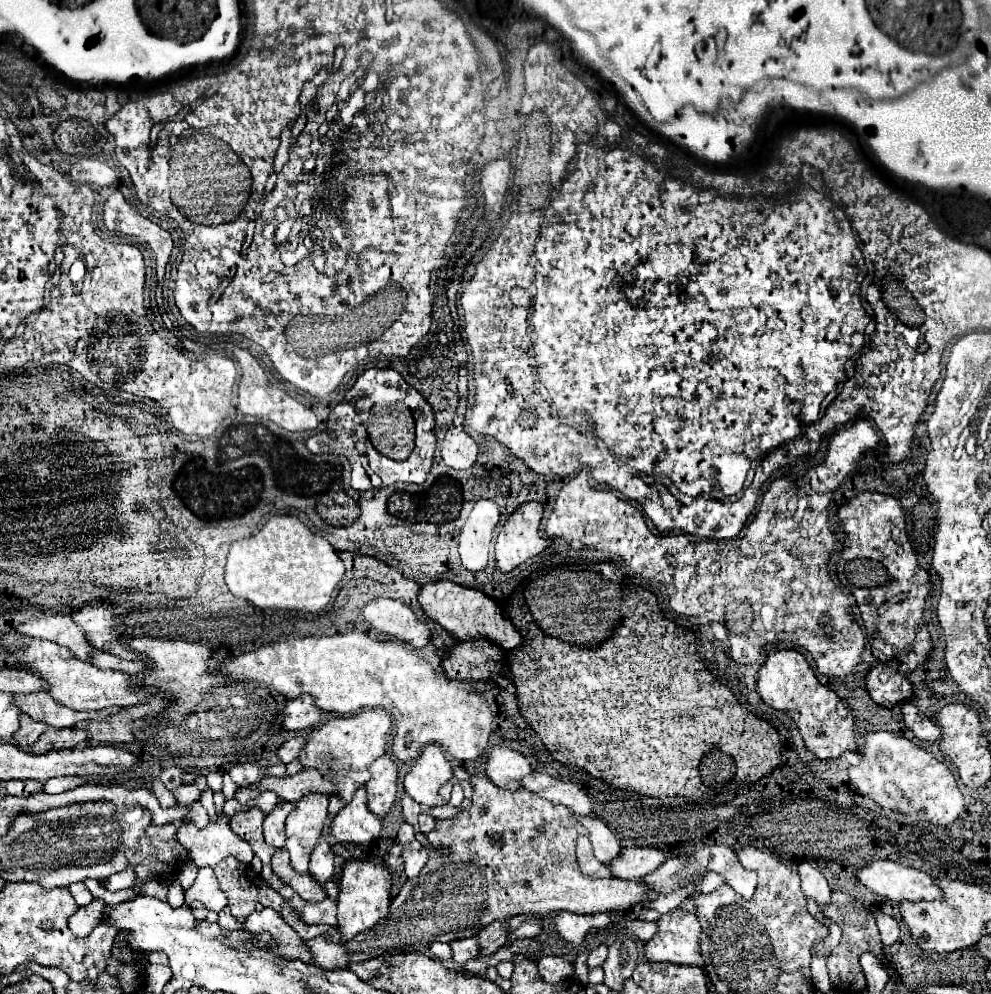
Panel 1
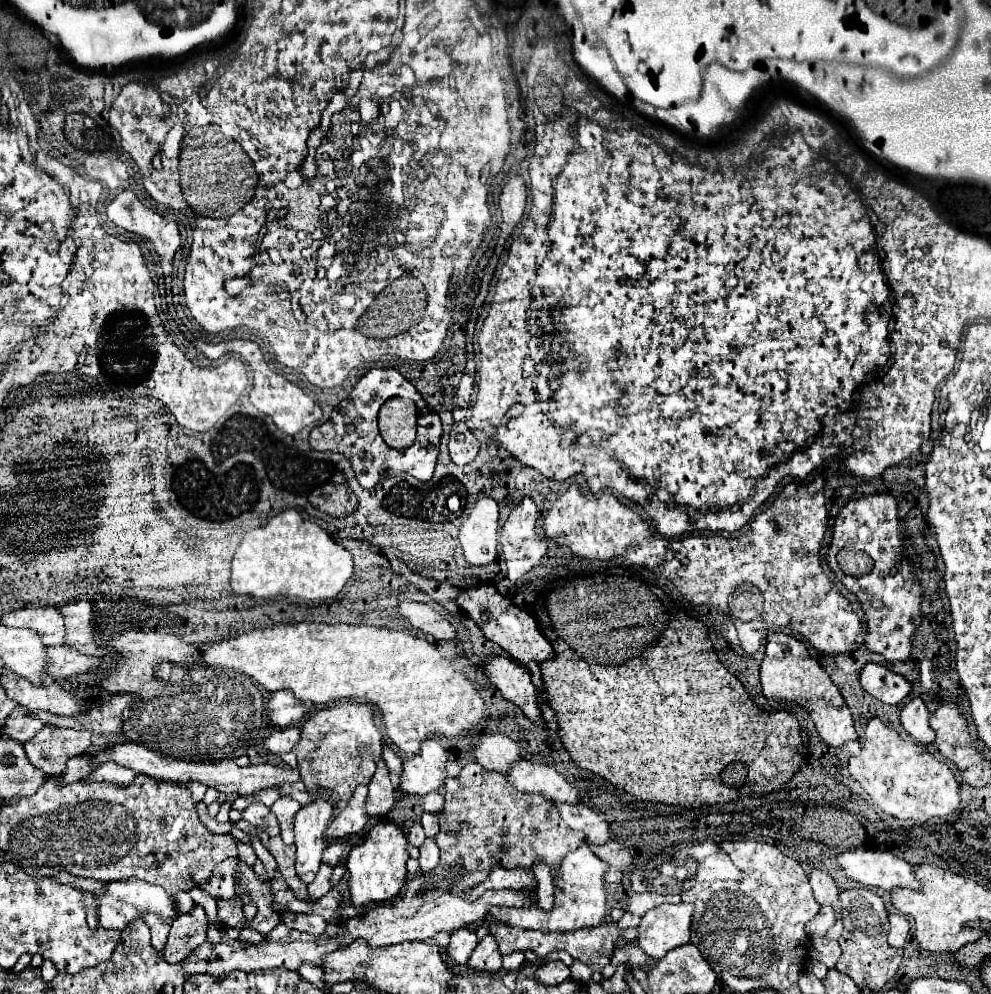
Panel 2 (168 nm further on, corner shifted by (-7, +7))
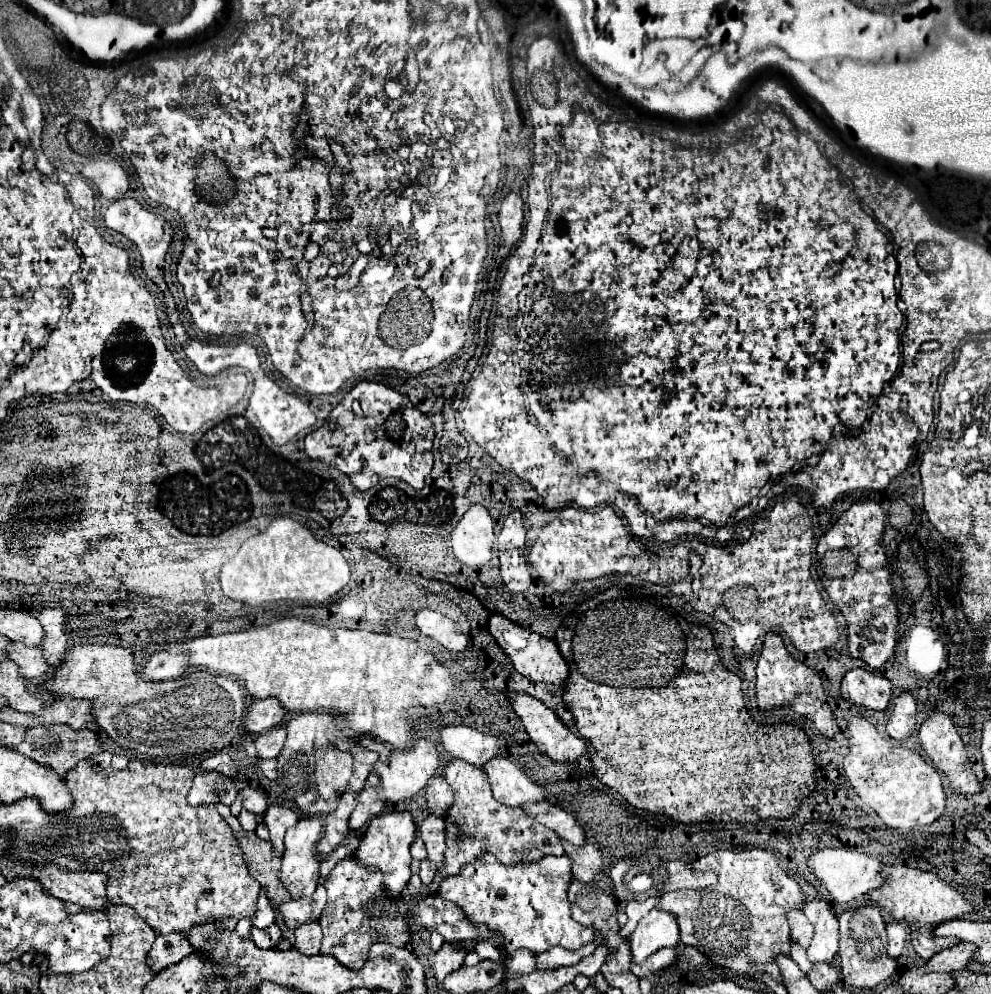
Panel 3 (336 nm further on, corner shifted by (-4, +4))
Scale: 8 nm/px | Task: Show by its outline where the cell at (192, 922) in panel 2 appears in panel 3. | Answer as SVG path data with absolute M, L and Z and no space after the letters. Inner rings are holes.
M171 932L165 936L157 936L157 940L153 942L149 956L147 956L147 964L159 972L171 964L177 964L181 958L189 956L195 950L195 946L181 934L181 932Z

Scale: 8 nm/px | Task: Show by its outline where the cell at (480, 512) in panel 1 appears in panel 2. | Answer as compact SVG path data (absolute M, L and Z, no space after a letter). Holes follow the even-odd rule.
M482 497L460 527L460 545L470 565L488 565L496 559L498 547L498 503Z

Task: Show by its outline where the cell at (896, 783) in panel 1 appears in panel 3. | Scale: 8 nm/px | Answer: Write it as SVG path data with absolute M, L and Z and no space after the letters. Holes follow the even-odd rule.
M853 718L847 730L849 754L843 760L845 776L861 800L873 808L887 826L911 830L935 822L945 812L947 798L941 776L917 752L895 744L889 736L881 736L867 718Z

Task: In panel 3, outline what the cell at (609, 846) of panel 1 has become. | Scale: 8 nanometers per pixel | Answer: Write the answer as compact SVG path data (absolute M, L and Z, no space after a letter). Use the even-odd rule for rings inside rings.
M543 800L543 802L537 802L537 804L525 804L523 810L529 812L529 816L537 818L549 830L557 832L563 840L567 840L575 846L585 844L585 830L577 824L573 814L565 812L563 808L557 808L555 804Z

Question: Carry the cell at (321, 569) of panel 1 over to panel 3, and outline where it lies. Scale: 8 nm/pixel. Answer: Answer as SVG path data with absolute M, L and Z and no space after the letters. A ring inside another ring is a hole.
M277 516L265 532L243 542L239 552L223 566L219 582L231 600L259 606L277 600L325 602L347 586L349 576L349 564L337 548L315 538L301 522Z

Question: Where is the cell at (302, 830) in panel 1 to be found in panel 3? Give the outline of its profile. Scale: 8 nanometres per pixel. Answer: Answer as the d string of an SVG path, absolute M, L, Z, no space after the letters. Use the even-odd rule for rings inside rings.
M317 816L301 818L285 836L283 866L279 880L293 894L293 900L311 896L319 884L317 842L323 832L323 822Z

